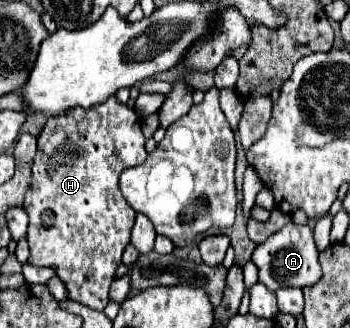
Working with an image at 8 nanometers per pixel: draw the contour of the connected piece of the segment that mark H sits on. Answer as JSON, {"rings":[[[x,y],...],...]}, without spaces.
{"rings":[[[110,96],[110,100],[106,104],[100,104],[100,106],[94,106],[90,110],[84,110],[84,108],[74,108],[62,116],[56,116],[56,118],[50,118],[38,138],[38,154],[34,156],[34,166],[32,166],[32,186],[30,190],[26,192],[26,200],[24,200],[24,210],[30,218],[30,226],[28,226],[28,244],[30,244],[30,258],[28,258],[28,264],[30,266],[48,266],[52,264],[54,268],[58,268],[58,276],[64,280],[66,288],[68,288],[68,294],[72,300],[92,308],[92,310],[104,310],[104,306],[108,304],[110,296],[108,296],[108,288],[114,280],[114,274],[116,274],[116,268],[122,264],[122,250],[126,248],[126,244],[130,242],[130,230],[134,226],[134,218],[136,218],[136,212],[128,206],[128,202],[122,198],[120,194],[120,188],[118,188],[118,176],[122,170],[126,168],[132,168],[132,166],[140,166],[144,164],[146,160],[146,150],[144,150],[144,136],[142,136],[142,130],[140,130],[140,118],[134,110],[130,110],[126,104],[120,104],[116,100],[116,96]]]}

